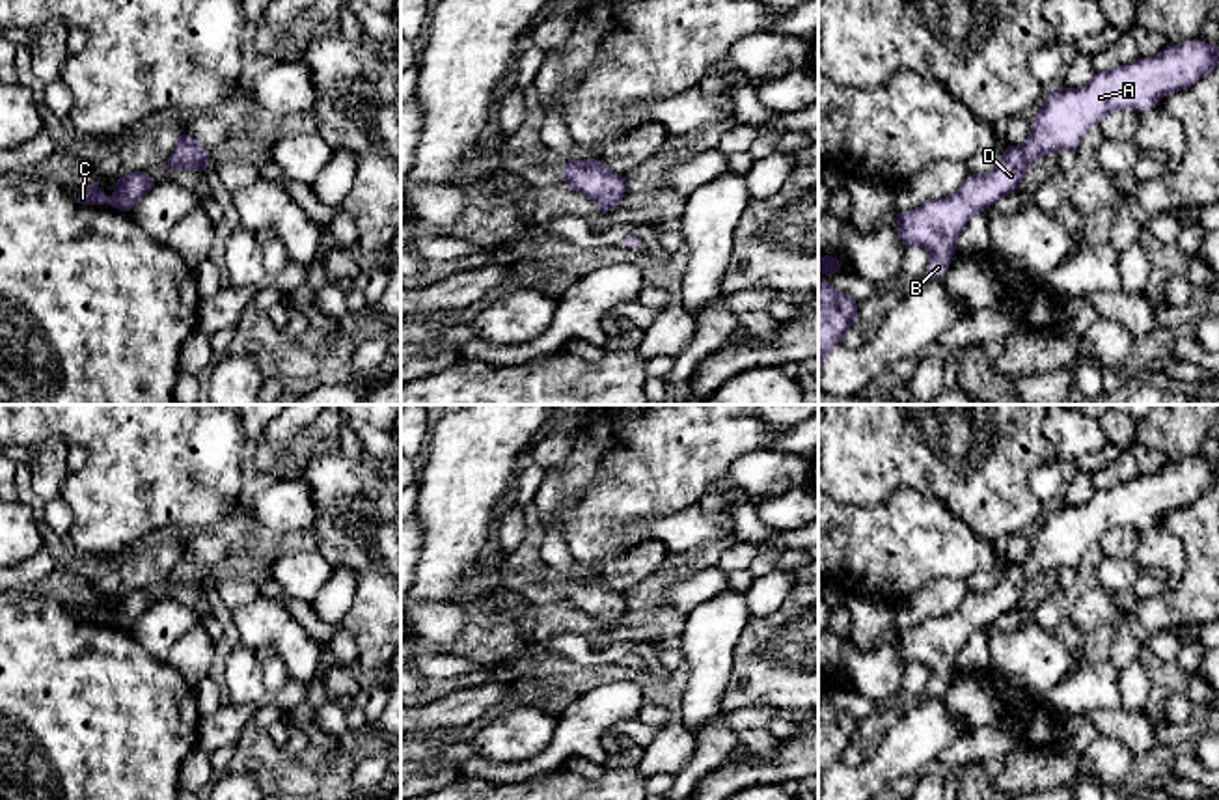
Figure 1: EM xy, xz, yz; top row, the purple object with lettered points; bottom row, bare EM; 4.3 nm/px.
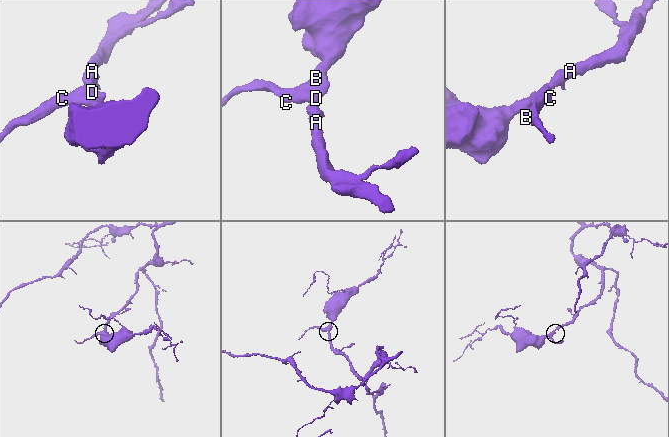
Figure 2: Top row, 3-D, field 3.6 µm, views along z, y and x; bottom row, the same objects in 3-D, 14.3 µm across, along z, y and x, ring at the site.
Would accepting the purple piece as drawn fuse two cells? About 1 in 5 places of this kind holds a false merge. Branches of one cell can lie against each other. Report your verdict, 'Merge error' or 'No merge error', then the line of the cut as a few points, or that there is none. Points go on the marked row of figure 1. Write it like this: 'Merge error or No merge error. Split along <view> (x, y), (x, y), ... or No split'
No merge error. No split

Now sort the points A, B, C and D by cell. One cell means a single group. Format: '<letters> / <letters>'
A B C D

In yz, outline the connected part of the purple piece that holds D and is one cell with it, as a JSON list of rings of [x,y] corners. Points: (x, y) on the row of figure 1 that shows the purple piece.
[[[1193,39],[1165,47],[1156,58],[1137,58],[1109,73],[1094,73],[1083,88],[1049,91],[1033,117],[1023,145],[1003,149],[1001,162],[988,173],[969,173],[951,196],[932,200],[919,209],[893,213],[900,244],[926,246],[926,272],[938,280],[947,272],[956,239],[969,218],[1018,190],[1027,166],[1048,153],[1077,151],[1090,127],[1118,110],[1137,114],[1156,106],[1161,97],[1185,90],[1219,65],[1219,48]]]

